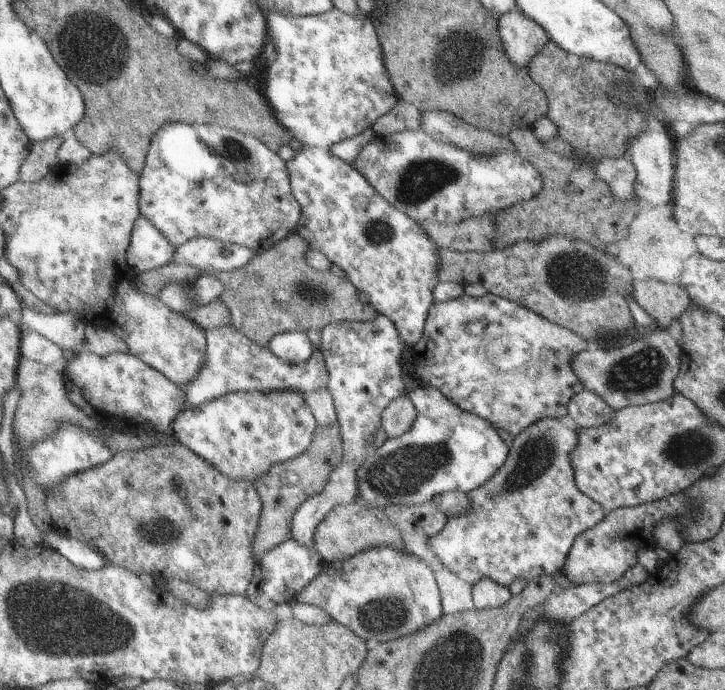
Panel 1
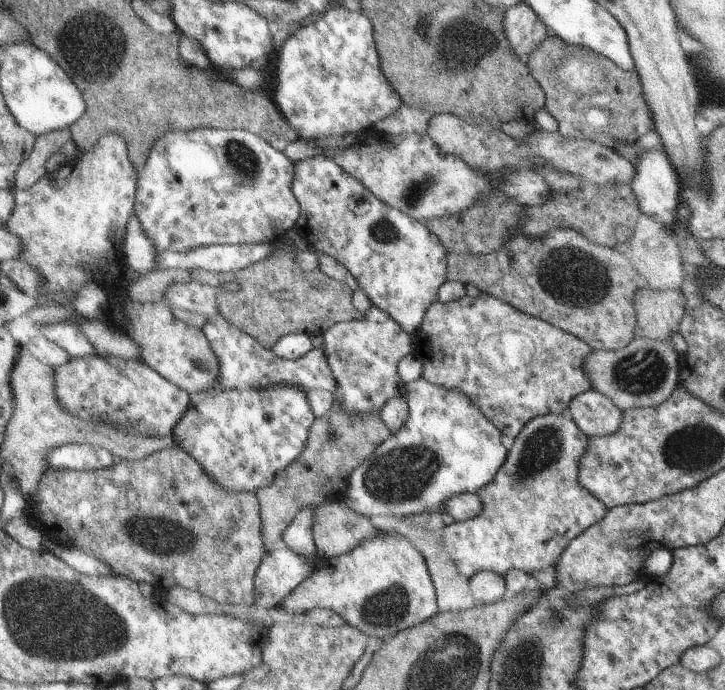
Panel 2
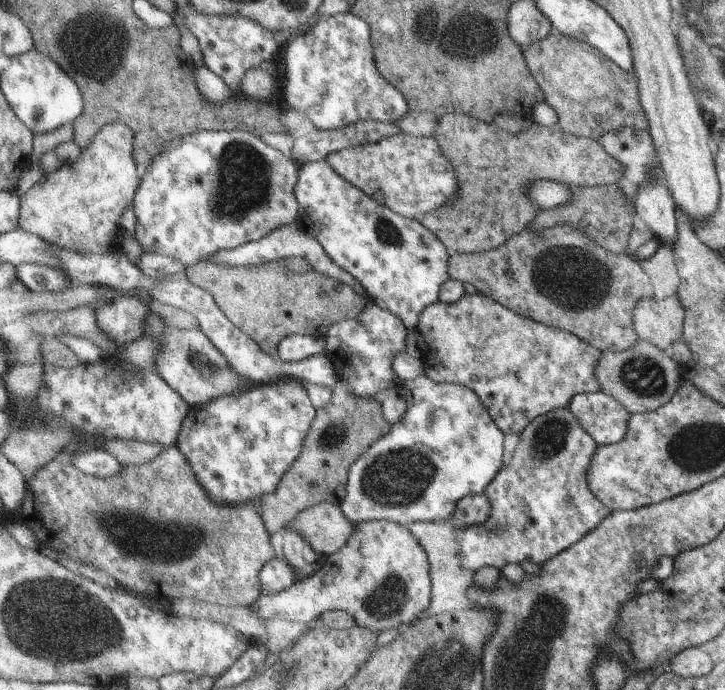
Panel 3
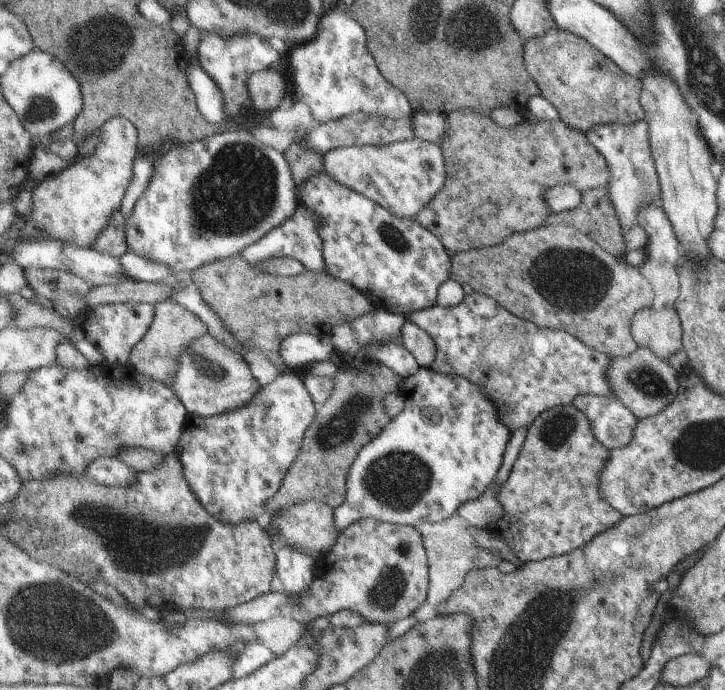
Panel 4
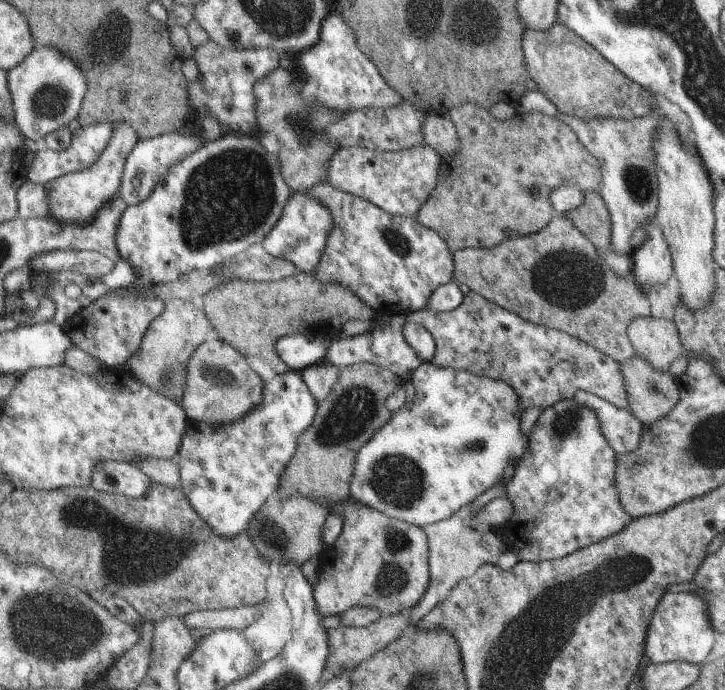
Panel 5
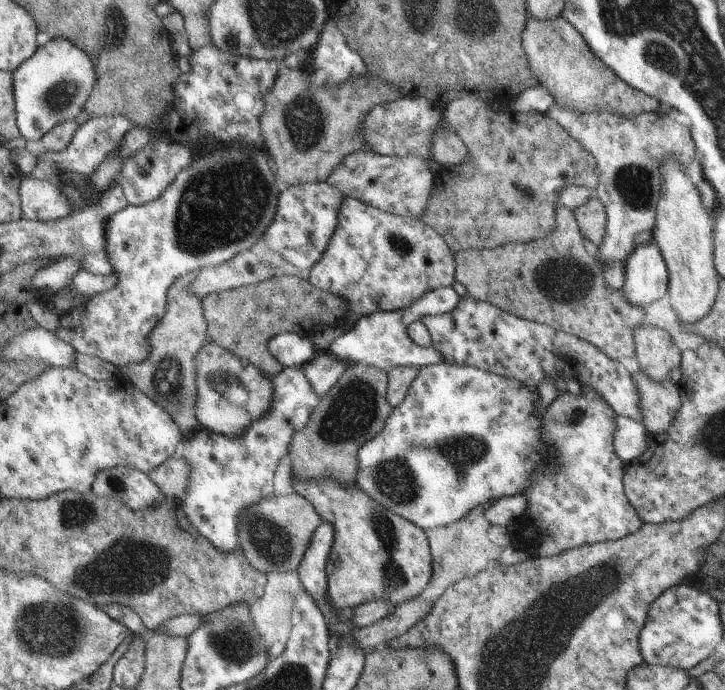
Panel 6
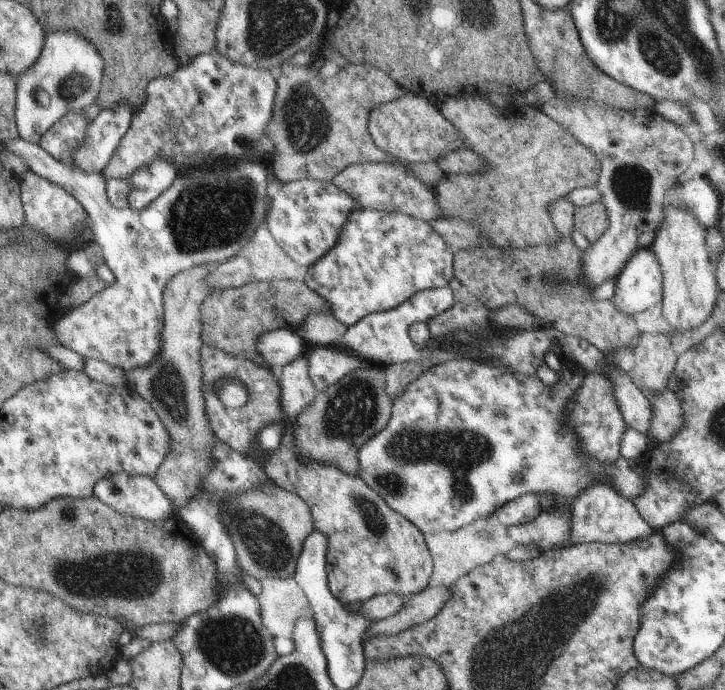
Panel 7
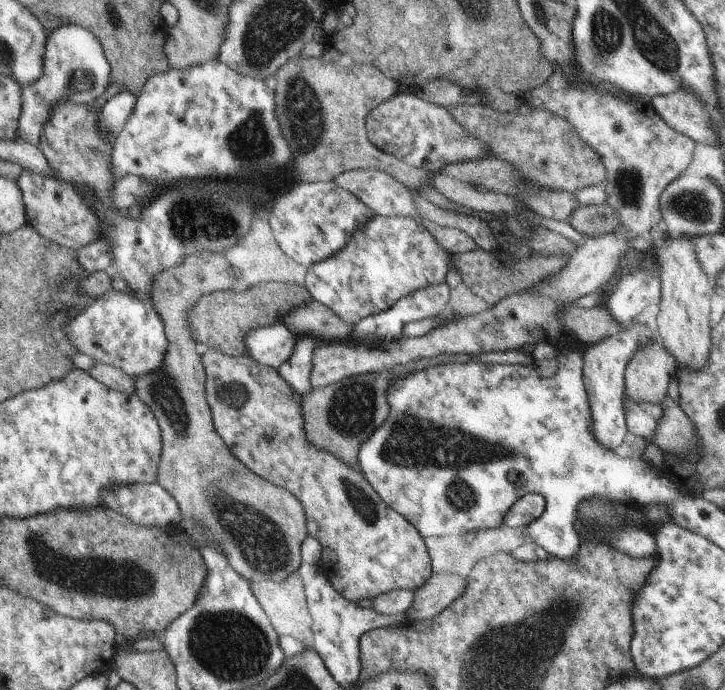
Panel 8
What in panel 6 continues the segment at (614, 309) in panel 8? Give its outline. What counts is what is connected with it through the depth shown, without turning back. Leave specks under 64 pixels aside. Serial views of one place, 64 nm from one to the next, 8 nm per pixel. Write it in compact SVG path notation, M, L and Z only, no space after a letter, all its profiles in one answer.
M651 241L646 245L639 245L625 260L624 266L625 280L621 287L621 293L629 303L635 307L644 308L644 306L668 296L668 271L656 243Z

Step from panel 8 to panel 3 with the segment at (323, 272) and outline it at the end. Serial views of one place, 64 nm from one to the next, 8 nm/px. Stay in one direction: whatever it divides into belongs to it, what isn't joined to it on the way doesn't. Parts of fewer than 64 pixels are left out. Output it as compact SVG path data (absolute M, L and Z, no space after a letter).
M326 160L302 164L299 173L300 186L295 186L295 194L300 194L299 206L304 206L304 214L300 214L300 222L296 223L318 239L342 272L350 273L357 280L368 299L395 314L407 329L418 328L424 310L439 301L439 290L449 279L448 254L446 248L442 250L440 238L428 232L420 220L399 215L349 183Z

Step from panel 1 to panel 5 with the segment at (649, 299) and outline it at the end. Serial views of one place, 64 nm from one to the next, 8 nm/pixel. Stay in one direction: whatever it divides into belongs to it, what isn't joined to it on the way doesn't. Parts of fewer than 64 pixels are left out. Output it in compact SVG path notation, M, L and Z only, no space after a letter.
M638 316L628 326L628 338L635 345L636 354L658 372L666 372L682 354L682 344L674 321Z

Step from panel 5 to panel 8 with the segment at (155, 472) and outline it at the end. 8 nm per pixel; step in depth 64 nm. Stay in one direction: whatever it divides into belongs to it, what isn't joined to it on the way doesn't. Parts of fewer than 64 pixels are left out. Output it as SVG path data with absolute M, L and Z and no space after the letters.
M212 254L212 258L210 256L206 258L190 255L183 265L175 266L174 269L168 269L162 274L158 278L158 285L155 286L155 305L165 320L171 345L164 368L157 373L137 377L138 392L136 392L148 406L152 407L152 412L162 430L164 452L158 468L158 482L155 483L173 494L182 506L183 521L173 530L175 534L173 538L177 544L186 544L203 554L202 549L213 543L219 543L219 546L225 549L233 566L250 582L286 580L298 570L302 559L302 544L308 537L304 506L291 490L256 474L242 464L231 446L228 446L222 438L216 428L215 416L207 395L207 367L203 356L196 350L198 342L194 338L191 310L195 310L197 302L204 296L222 291L222 288L229 289L230 284L236 282L237 276L230 274L228 256L226 254L216 256Z

